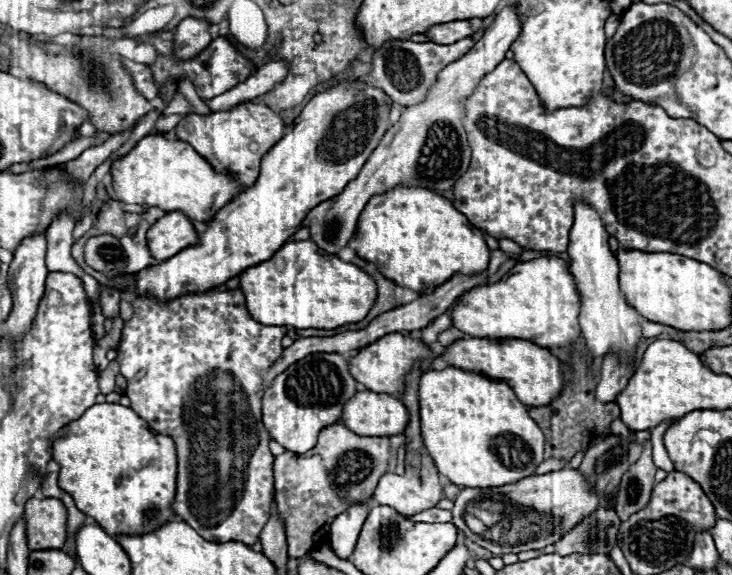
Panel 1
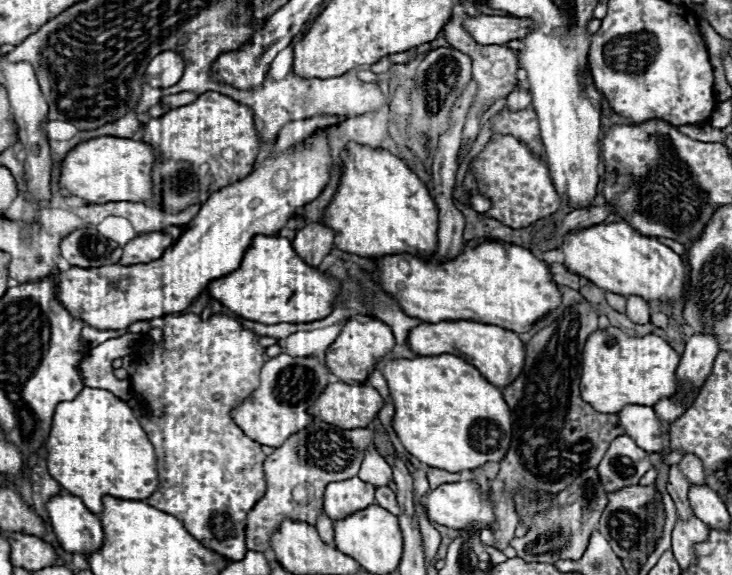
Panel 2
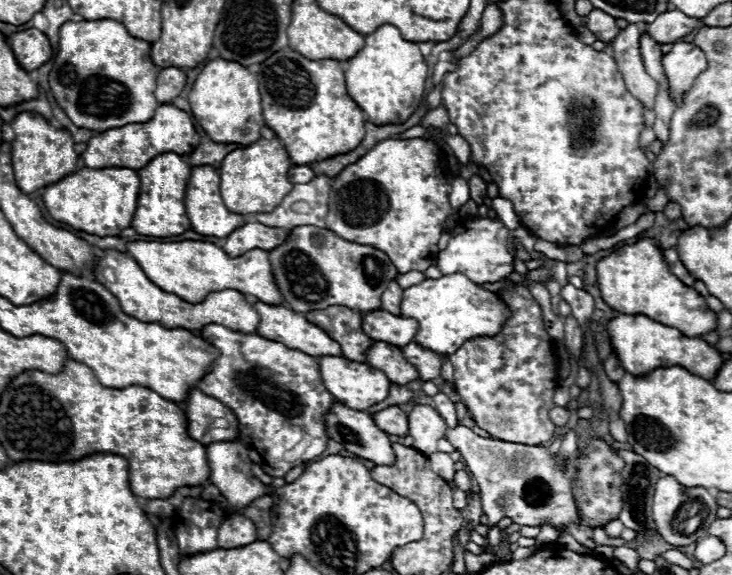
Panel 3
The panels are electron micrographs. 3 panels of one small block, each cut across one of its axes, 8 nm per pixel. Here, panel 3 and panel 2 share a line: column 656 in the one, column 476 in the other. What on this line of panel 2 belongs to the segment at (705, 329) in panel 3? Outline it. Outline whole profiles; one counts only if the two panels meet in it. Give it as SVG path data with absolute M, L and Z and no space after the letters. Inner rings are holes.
M478 240L466 242L464 252L454 258L452 262L436 262L436 260L420 260L410 254L394 254L378 258L378 274L380 274L380 288L388 294L394 294L400 300L400 308L412 316L420 318L422 322L456 322L456 320L472 320L494 324L512 332L530 332L534 322L544 318L548 312L556 310L562 304L562 294L556 282L550 278L550 270L544 260L536 258L528 248L498 242L498 240Z

